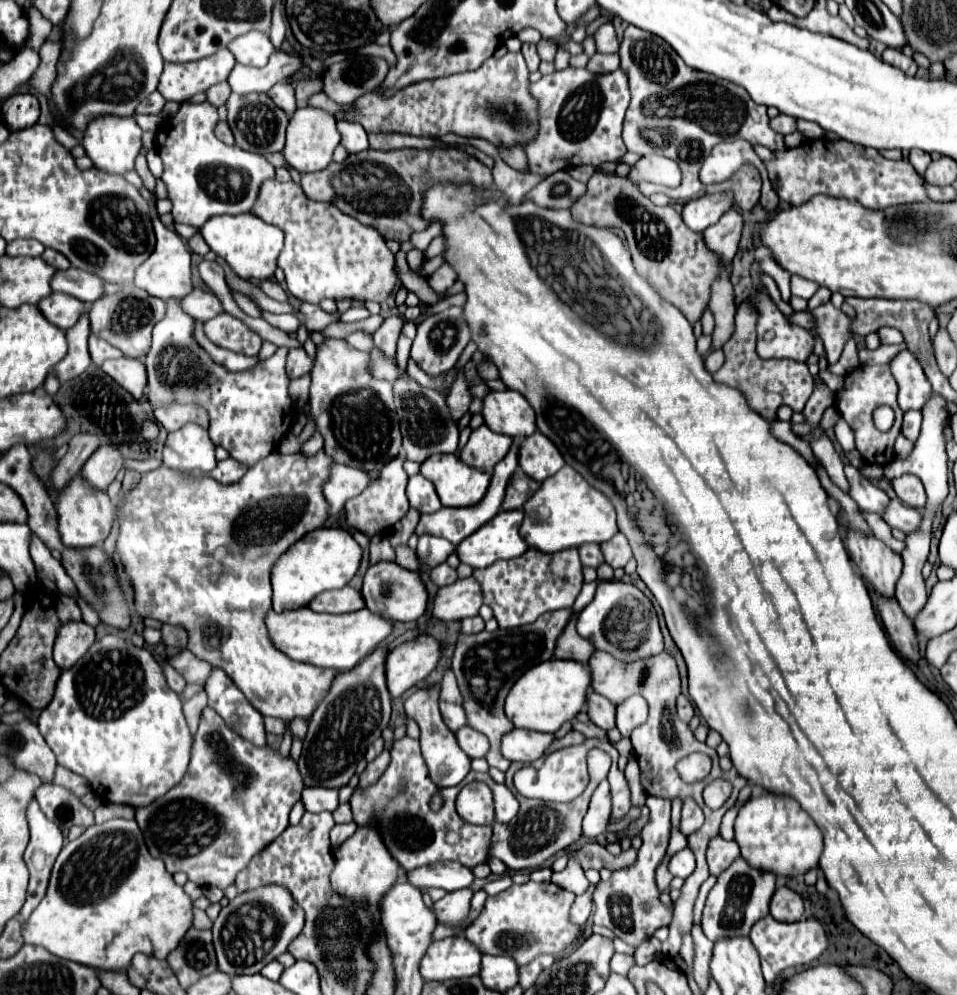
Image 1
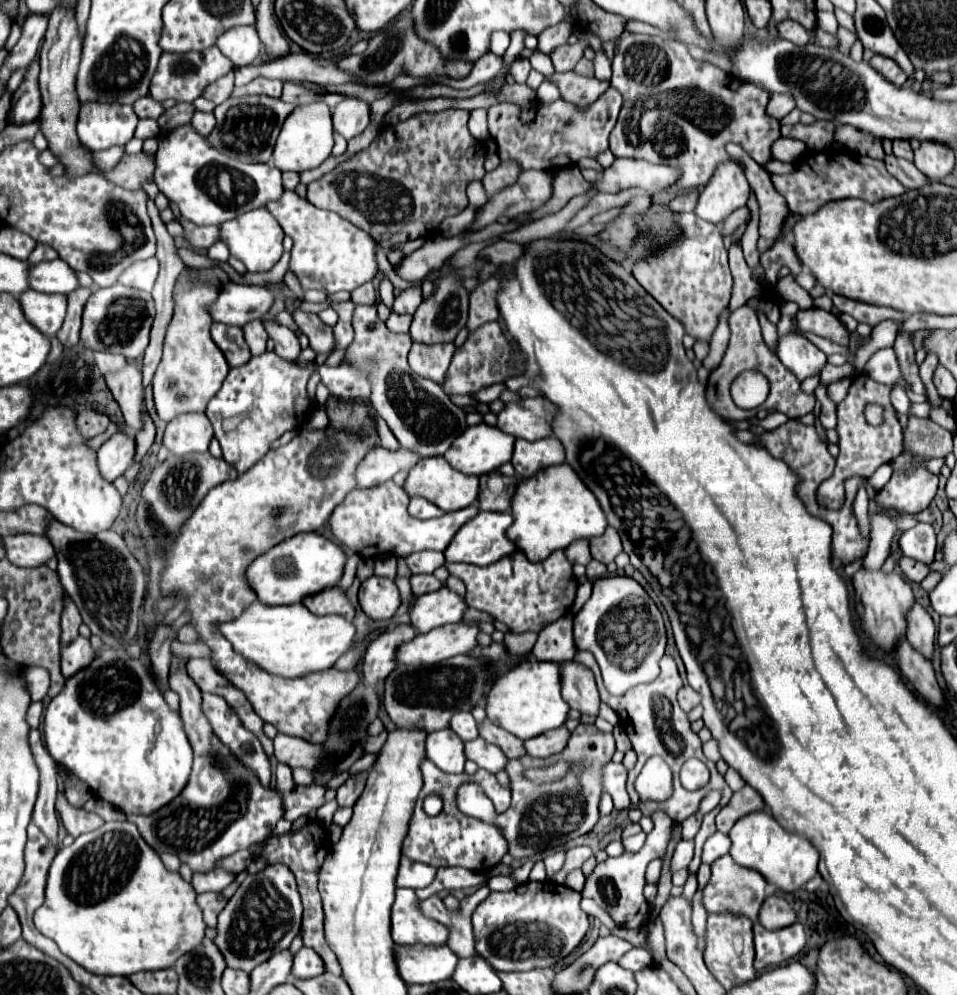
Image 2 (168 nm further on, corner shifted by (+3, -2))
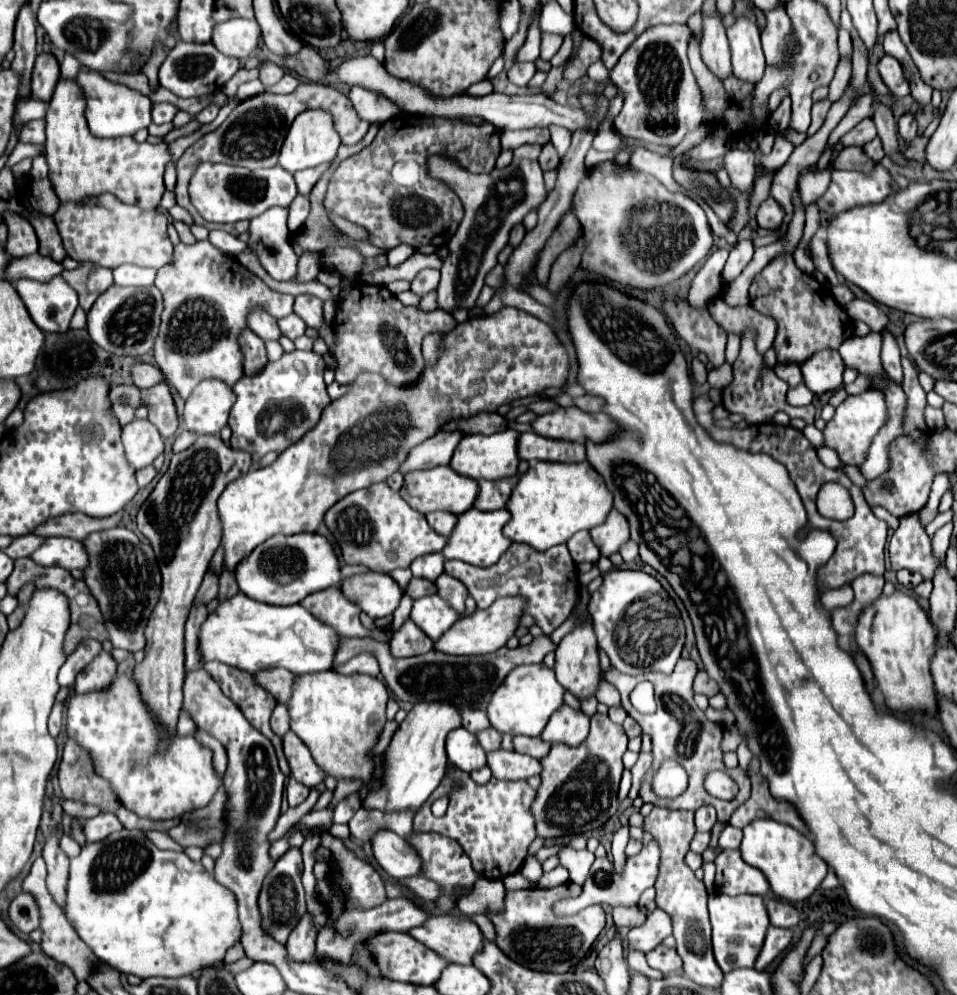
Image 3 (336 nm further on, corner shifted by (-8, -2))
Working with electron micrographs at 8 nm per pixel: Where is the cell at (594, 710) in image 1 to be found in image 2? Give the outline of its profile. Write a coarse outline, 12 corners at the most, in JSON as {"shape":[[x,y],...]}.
{"shape":[[575,661],[565,669],[567,705],[597,717],[601,699],[593,673]]}

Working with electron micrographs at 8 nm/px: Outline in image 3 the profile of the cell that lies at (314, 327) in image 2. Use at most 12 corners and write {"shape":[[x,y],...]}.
{"shape":[[294,297],[294,311],[308,327],[324,321],[322,299]]}

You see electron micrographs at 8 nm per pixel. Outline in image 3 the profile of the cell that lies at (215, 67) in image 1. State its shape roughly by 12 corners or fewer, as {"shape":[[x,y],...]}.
{"shape":[[178,41],[158,81],[178,97],[216,93],[240,69],[212,43]]}

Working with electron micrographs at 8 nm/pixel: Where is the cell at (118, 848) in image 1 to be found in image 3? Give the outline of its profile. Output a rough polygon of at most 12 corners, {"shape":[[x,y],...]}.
{"shape":[[142,831],[70,861],[66,913],[126,975],[190,975],[236,897]]}

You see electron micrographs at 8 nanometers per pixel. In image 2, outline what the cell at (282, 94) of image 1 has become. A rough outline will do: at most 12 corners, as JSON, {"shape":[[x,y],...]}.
{"shape":[[253,81],[231,96],[269,95],[281,99],[281,81]]}

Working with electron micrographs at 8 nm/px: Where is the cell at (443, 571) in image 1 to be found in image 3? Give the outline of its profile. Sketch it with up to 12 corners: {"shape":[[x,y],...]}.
{"shape":[[416,579],[408,583],[404,595],[412,599],[436,593],[432,581]]}

